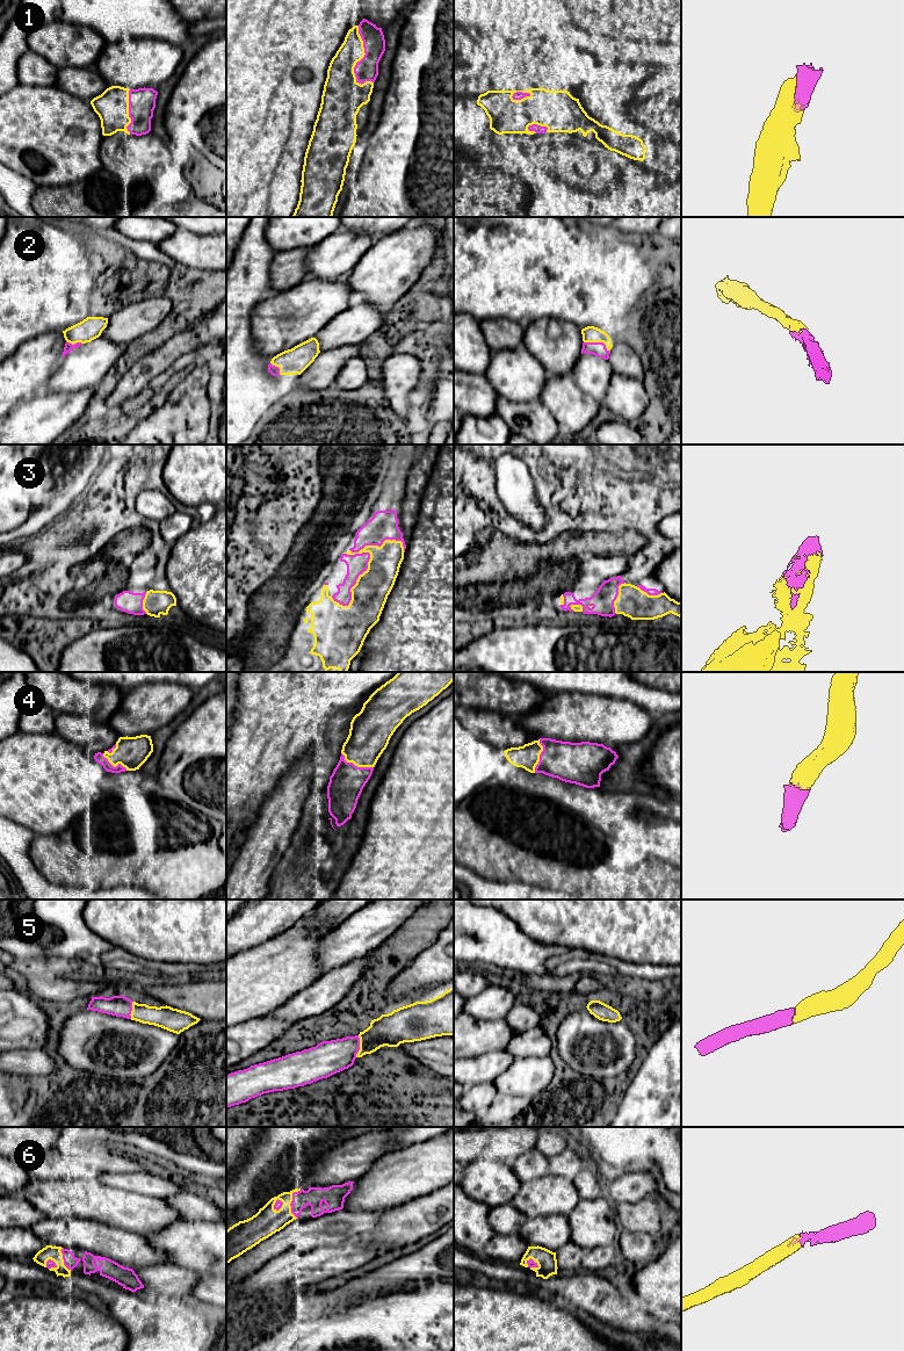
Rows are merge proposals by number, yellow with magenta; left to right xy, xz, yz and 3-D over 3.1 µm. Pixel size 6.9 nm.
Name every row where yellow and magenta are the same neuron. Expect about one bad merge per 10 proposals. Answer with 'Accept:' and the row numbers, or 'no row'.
Accept: 1, 2, 3, 4, 5, 6

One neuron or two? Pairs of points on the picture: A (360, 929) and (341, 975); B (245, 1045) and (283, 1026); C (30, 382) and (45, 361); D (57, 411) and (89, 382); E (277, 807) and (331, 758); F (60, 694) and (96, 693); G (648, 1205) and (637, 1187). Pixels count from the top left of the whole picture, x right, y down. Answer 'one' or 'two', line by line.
A: two
B: one
C: one
D: two
E: one
F: one
G: two

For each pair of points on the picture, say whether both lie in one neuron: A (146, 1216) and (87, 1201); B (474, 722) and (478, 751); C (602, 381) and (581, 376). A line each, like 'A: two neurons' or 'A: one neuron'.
A: one neuron
B: two neurons
C: one neuron

